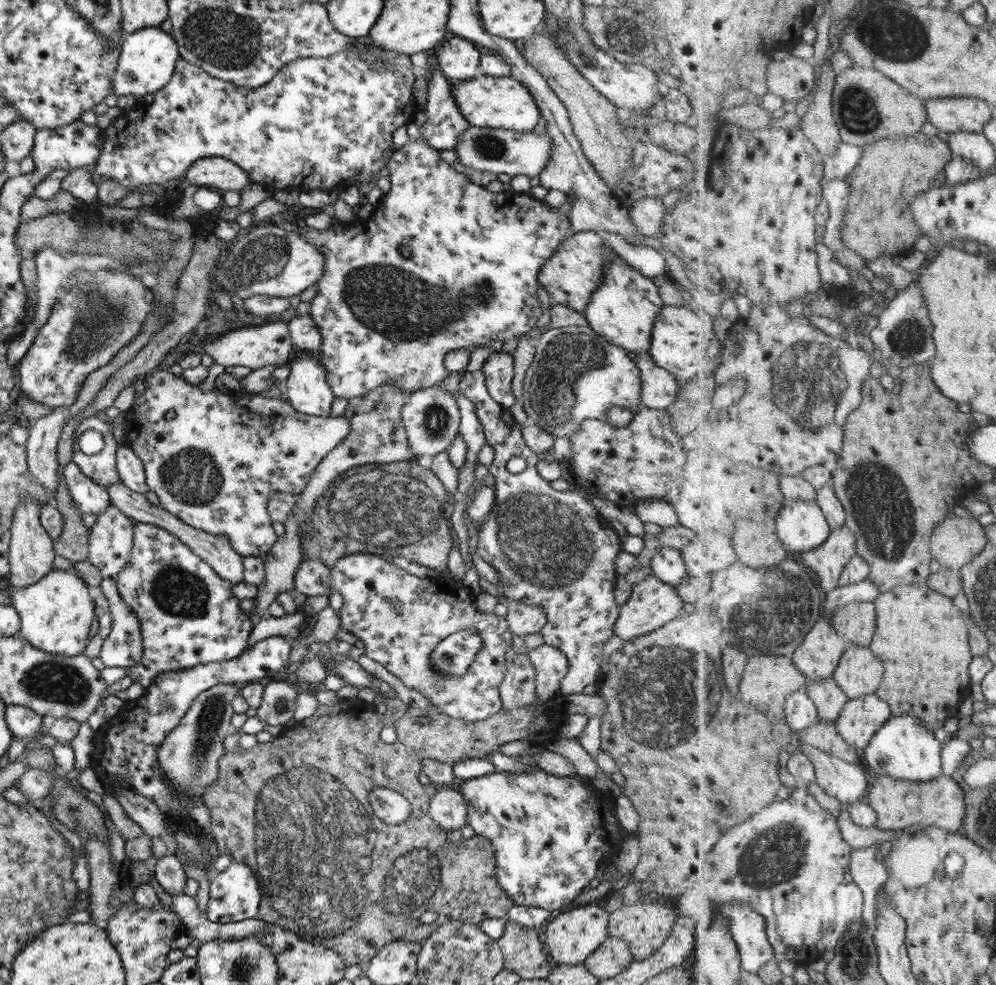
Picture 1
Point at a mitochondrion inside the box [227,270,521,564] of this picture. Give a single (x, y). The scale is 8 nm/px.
(396, 509)

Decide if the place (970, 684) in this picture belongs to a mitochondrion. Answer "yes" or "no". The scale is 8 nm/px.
no

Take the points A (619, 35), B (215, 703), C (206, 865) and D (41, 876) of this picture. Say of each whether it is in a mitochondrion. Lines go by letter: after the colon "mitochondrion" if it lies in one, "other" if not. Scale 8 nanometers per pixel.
A: mitochondrion
B: mitochondrion
C: other
D: other

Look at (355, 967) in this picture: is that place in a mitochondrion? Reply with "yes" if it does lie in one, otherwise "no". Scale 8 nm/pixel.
no

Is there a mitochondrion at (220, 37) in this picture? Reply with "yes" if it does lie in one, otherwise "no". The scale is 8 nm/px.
yes

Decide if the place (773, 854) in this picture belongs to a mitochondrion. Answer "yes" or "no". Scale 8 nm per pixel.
yes

